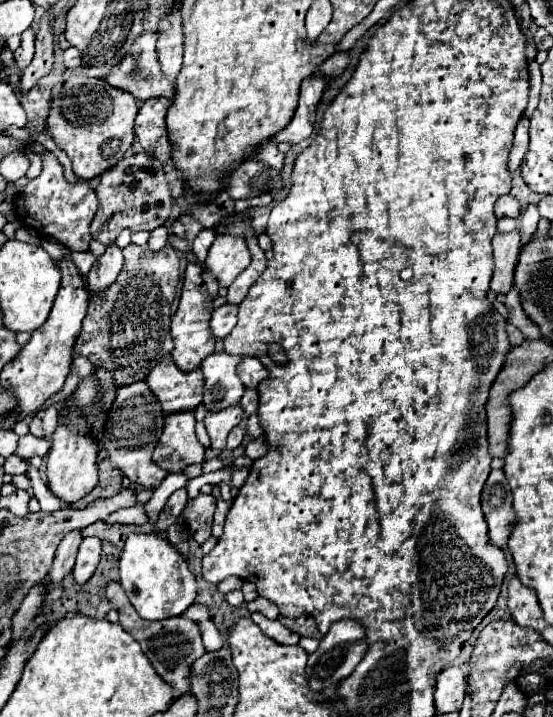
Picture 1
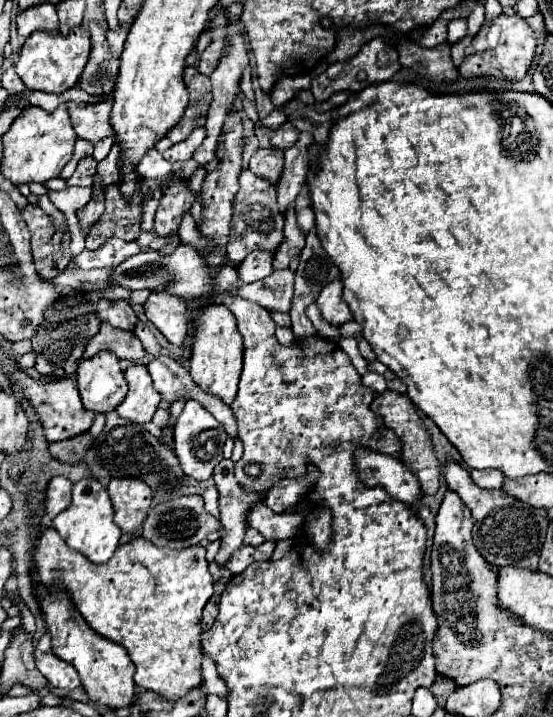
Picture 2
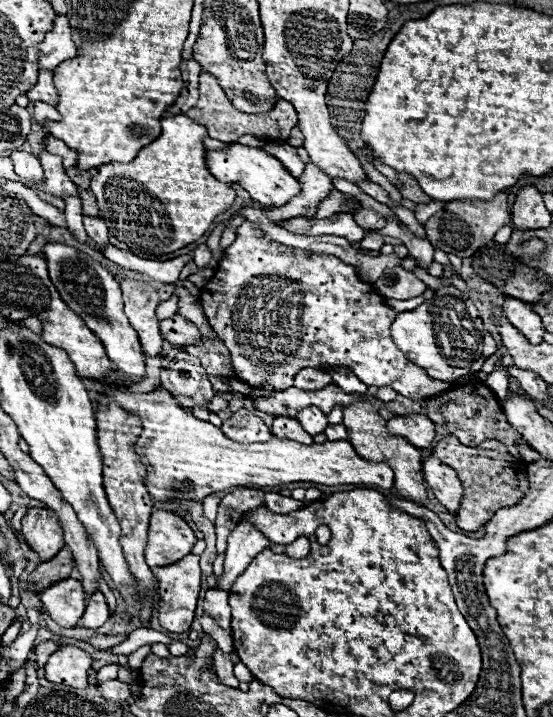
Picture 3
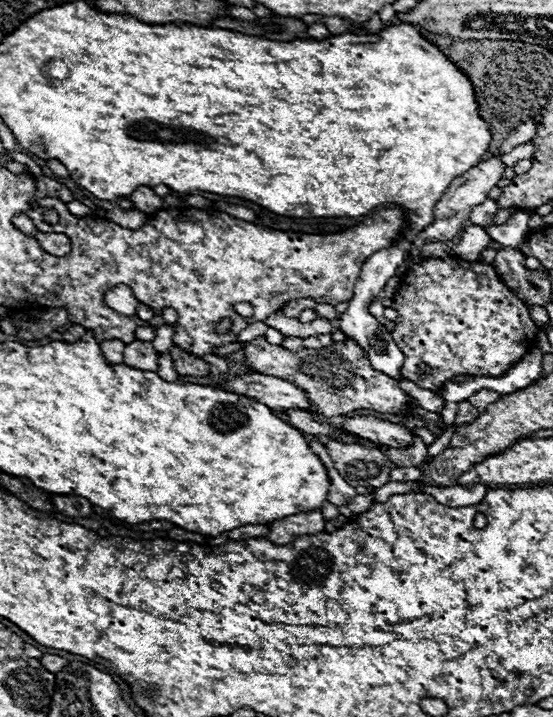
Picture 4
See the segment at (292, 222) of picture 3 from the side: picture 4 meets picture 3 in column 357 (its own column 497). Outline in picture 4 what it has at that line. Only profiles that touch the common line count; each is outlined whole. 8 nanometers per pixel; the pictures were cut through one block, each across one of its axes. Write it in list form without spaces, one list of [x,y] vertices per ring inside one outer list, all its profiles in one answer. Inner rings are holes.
[[[514,212],[514,216],[508,218],[508,222],[488,224],[488,226],[482,226],[482,228],[498,244],[520,248],[522,238],[528,234],[528,220],[530,220],[530,212]]]

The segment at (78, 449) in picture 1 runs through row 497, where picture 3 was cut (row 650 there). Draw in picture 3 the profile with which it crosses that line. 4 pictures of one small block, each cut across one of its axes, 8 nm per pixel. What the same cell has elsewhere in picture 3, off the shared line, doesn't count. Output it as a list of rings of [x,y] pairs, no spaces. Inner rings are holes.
[[[64,644],[48,658],[44,672],[50,682],[66,684],[74,688],[86,688],[90,666],[92,666],[92,658],[88,652],[72,644]]]

